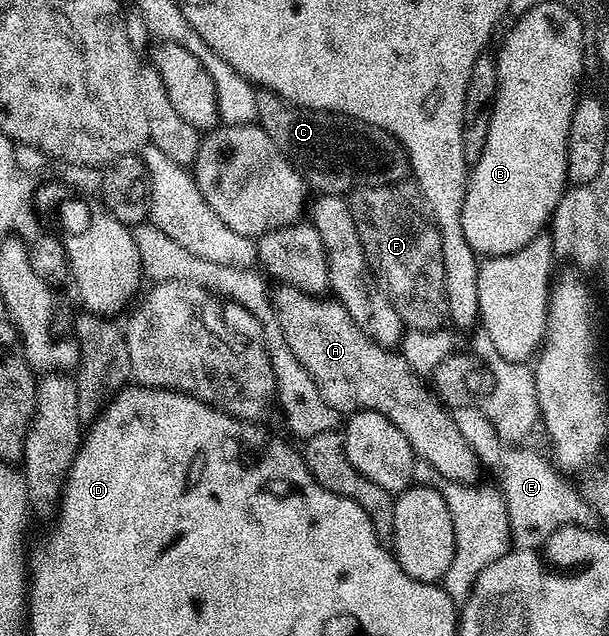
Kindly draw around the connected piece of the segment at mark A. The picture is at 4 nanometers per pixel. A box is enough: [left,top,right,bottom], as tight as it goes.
[271,284,483,484]

